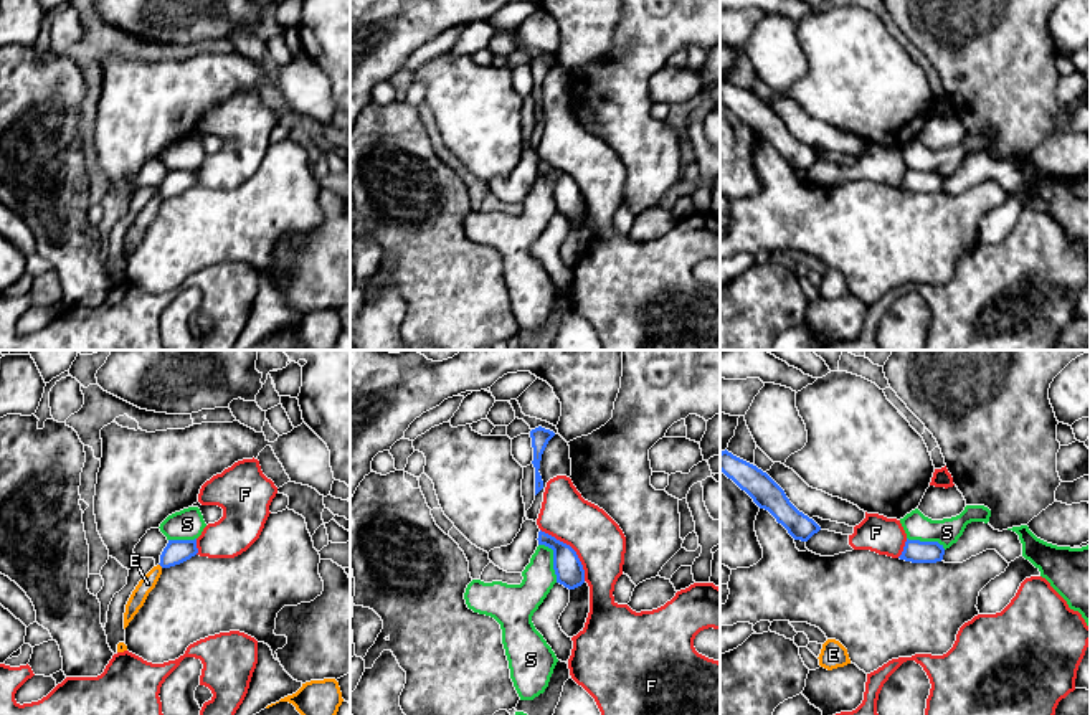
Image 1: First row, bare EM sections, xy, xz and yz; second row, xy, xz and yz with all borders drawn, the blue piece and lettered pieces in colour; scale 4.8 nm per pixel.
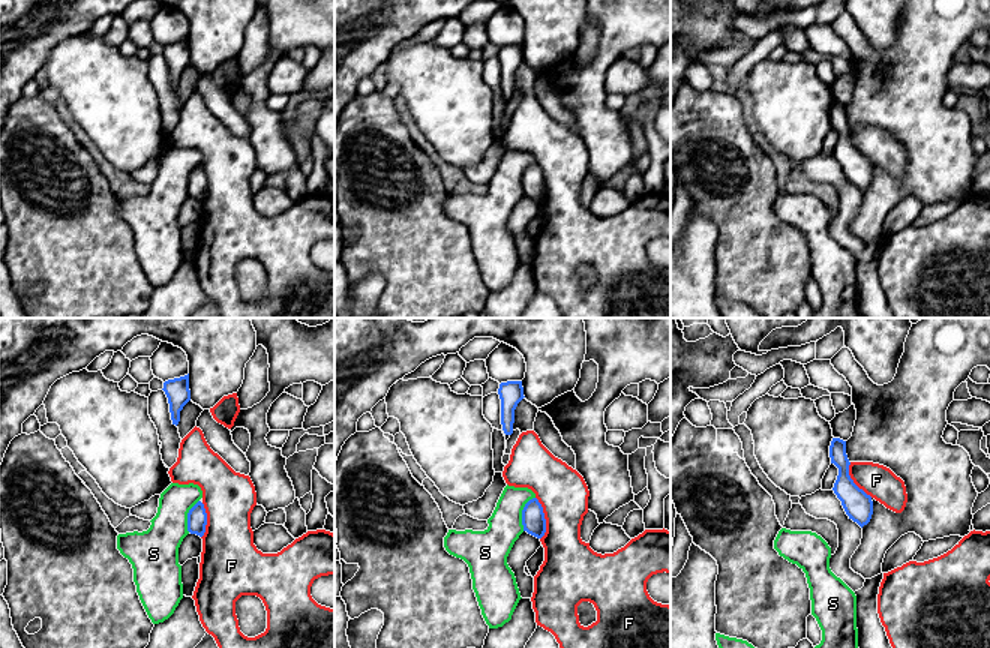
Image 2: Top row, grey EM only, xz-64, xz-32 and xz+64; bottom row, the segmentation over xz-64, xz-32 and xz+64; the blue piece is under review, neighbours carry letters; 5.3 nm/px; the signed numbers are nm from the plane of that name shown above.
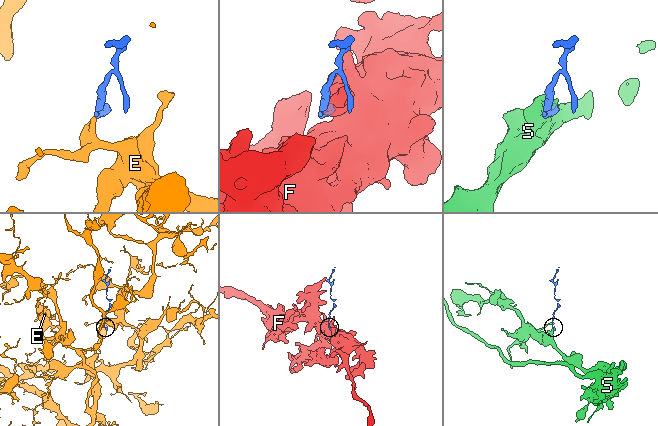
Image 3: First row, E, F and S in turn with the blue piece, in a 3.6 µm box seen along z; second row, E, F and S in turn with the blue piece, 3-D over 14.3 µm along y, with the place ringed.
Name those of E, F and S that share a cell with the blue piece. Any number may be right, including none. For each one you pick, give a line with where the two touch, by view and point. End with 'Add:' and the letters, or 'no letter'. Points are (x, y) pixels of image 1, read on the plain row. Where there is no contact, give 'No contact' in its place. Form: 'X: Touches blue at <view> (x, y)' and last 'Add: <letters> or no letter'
Add: no letter

